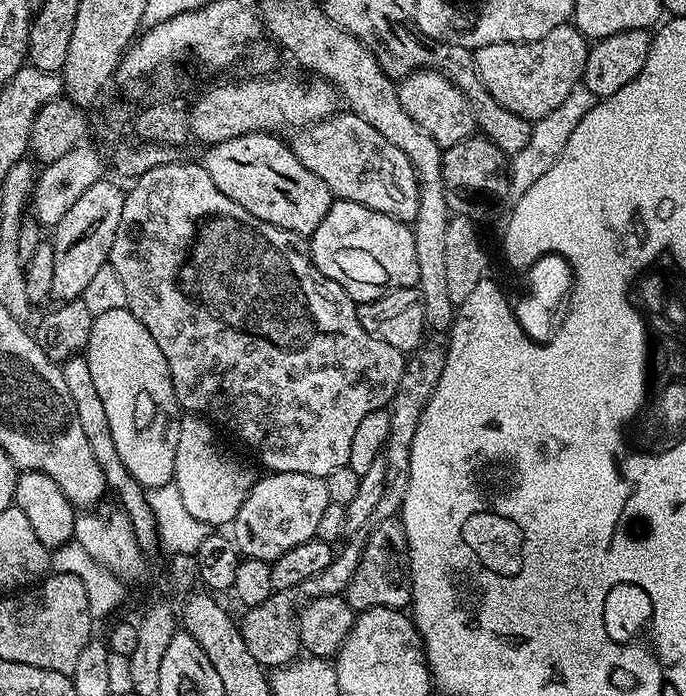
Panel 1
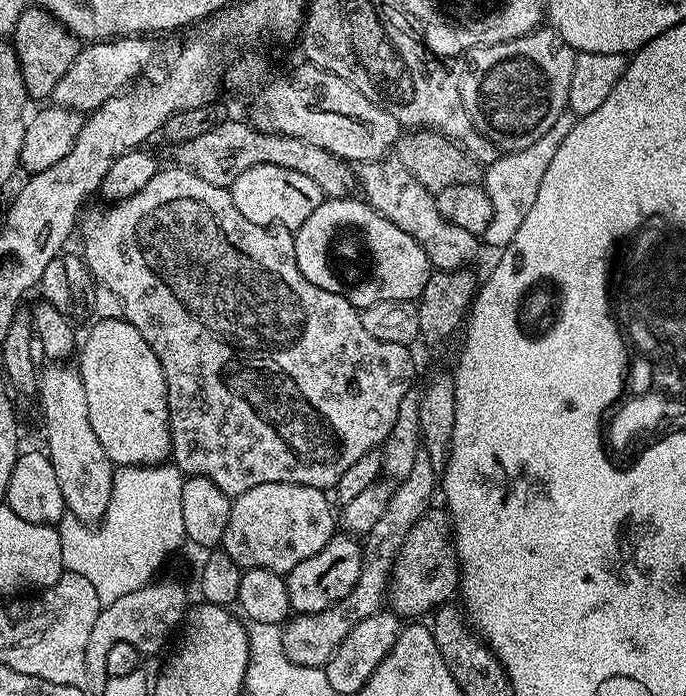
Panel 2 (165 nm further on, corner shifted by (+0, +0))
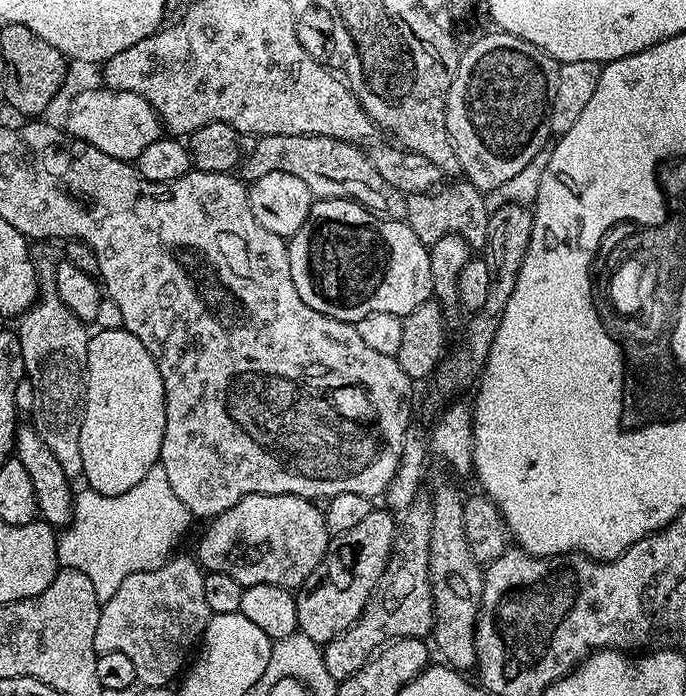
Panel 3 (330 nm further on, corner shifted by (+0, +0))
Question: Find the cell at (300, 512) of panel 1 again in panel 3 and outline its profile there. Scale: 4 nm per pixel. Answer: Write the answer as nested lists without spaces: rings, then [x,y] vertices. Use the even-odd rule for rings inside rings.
[[[250,494],[209,523],[195,559],[201,568],[230,574],[245,588],[269,584],[295,590],[322,562],[330,539],[323,511],[312,504],[307,496]]]

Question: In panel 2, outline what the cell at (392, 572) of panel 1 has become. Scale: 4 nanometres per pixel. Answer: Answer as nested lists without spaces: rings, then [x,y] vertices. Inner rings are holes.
[[[425,514],[418,522],[414,522],[414,526],[410,526],[395,560],[392,561],[386,600],[391,611],[401,618],[427,617],[433,610],[451,601],[448,599],[454,596],[458,588],[458,565],[450,539],[450,521],[447,515],[432,515]]]

